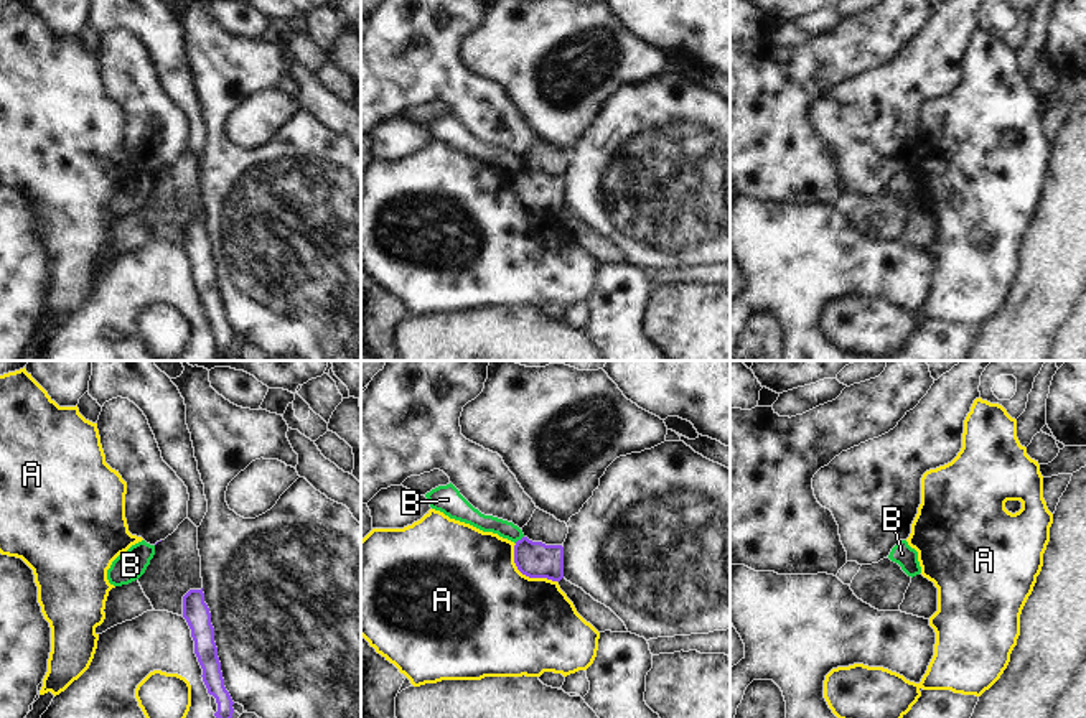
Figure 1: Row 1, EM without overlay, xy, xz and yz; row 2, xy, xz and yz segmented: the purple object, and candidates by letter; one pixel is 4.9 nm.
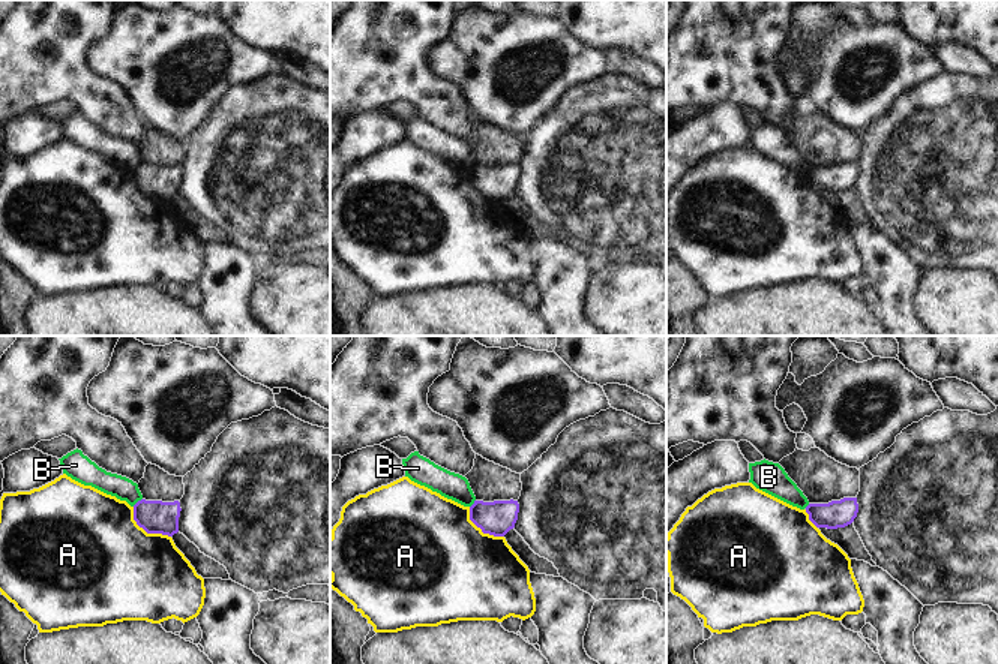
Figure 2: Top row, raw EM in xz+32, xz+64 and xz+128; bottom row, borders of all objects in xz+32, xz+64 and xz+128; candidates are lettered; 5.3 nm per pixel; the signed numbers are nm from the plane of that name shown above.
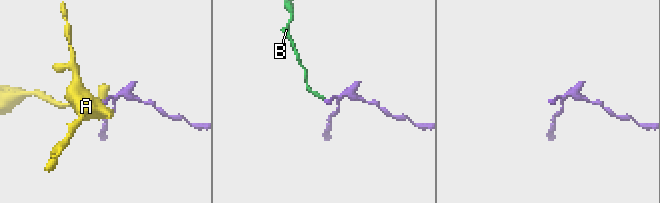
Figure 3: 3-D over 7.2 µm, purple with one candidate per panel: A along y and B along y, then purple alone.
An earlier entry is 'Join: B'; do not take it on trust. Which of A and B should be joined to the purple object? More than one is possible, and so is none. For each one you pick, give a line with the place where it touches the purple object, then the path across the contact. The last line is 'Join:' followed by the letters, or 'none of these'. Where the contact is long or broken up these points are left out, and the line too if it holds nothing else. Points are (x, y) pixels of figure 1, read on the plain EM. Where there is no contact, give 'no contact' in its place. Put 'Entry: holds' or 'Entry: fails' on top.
Entry: fails
Join: none of these

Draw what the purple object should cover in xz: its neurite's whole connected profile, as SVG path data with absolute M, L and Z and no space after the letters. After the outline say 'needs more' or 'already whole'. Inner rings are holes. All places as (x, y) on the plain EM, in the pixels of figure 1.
M522 168L514 176L514 194L529 209L560 212L564 209L564 178Z; already whole

